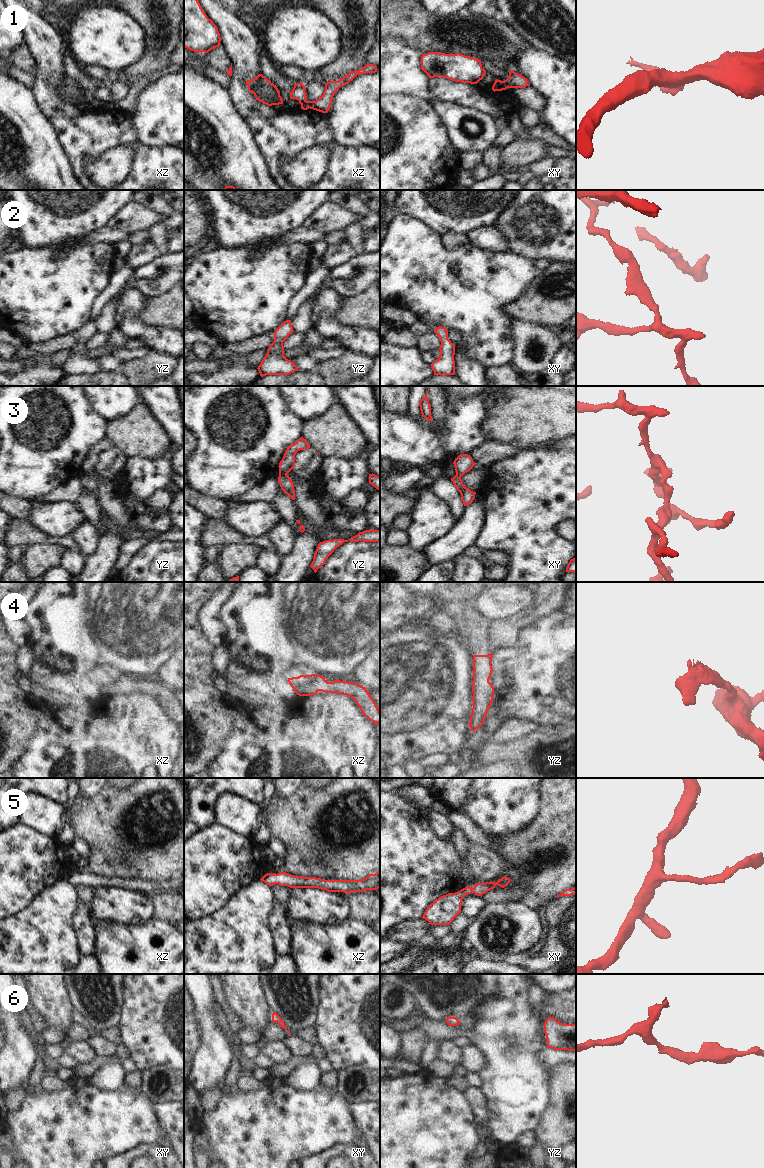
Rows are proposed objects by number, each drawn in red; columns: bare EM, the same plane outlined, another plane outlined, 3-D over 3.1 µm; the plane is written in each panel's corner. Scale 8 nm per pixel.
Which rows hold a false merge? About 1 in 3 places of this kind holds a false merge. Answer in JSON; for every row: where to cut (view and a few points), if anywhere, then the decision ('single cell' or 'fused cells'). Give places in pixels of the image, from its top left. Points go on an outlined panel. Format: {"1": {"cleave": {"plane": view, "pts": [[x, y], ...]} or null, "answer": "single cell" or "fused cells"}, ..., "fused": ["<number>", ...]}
{"1": {"cleave": {"plane": "xy", "pts": [[499, 80], [508, 87]]}, "answer": "fused cells"}, "2": {"cleave": null, "answer": "single cell"}, "3": {"cleave": {"plane": "yz", "pts": [[286, 474], [279, 476]]}, "answer": "fused cells"}, "4": {"cleave": null, "answer": "single cell"}, "5": {"cleave": null, "answer": "single cell"}, "6": {"cleave": null, "answer": "single cell"}, "fused": ["1", "3"]}

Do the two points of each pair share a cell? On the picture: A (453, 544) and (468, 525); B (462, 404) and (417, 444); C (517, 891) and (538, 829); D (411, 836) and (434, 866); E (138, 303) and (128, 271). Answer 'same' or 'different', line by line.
A: same
B: same
C: same
D: same
E: different

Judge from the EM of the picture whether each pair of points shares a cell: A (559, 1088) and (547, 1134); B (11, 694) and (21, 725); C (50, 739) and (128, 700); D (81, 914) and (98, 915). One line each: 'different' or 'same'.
A: same
B: same
C: same
D: different

